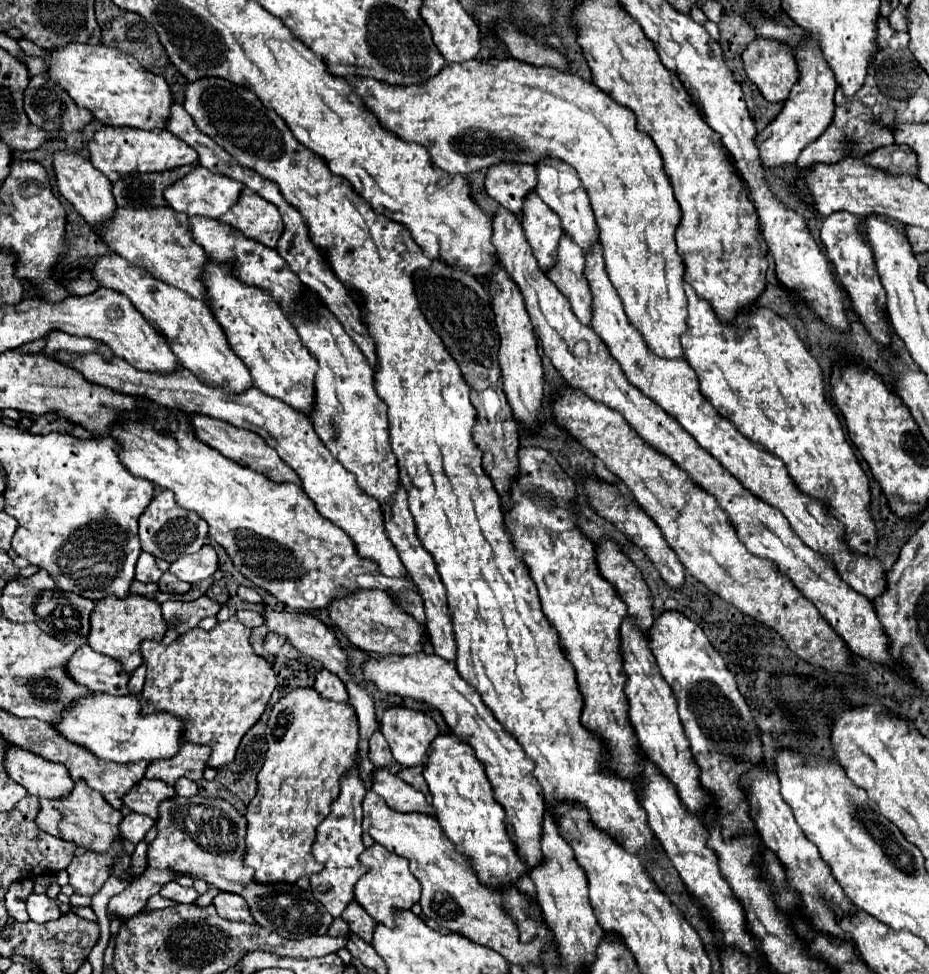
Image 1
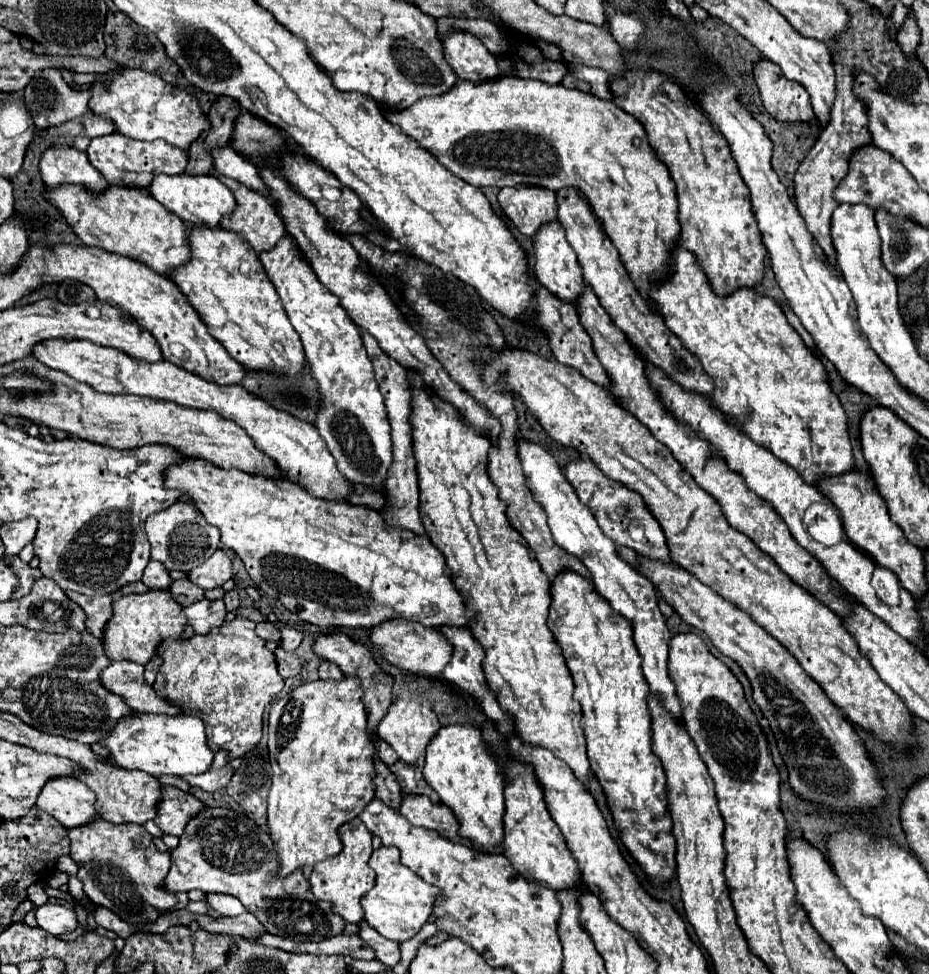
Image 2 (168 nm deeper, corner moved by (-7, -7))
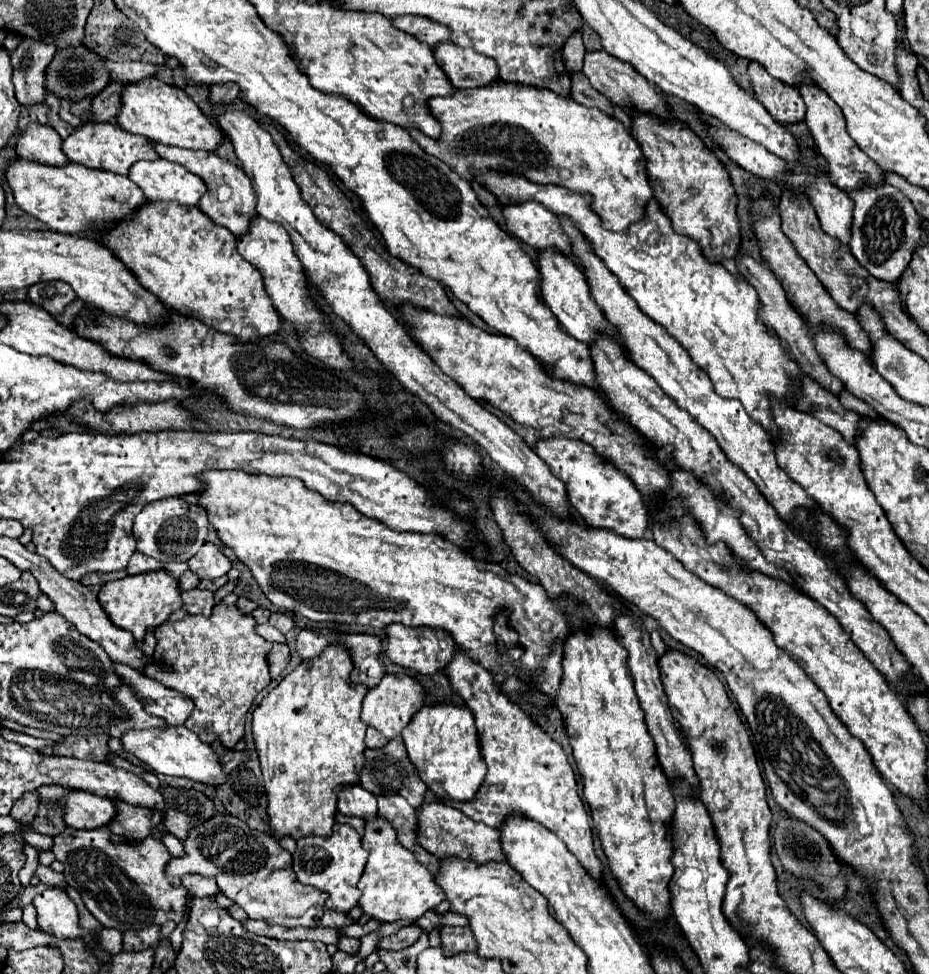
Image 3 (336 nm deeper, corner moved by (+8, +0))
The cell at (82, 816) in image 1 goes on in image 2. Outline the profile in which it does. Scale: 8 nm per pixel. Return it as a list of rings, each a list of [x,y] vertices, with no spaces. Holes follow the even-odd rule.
[[[95,819],[89,825],[83,827],[75,827],[69,831],[69,839],[71,839],[71,859],[79,865],[77,877],[83,883],[83,891],[85,895],[101,907],[111,909],[115,915],[119,915],[123,921],[127,921],[133,927],[145,925],[145,923],[155,923],[157,917],[175,911],[175,905],[179,909],[185,909],[189,903],[187,893],[179,893],[177,899],[175,895],[167,893],[163,889],[163,881],[169,873],[171,867],[171,857],[169,853],[161,853],[157,851],[157,847],[153,845],[153,837],[145,831],[143,825],[135,825],[135,823],[127,823],[127,825],[111,825],[105,819]]]

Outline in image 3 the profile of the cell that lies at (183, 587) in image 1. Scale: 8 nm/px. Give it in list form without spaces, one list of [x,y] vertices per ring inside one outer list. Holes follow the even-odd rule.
[[[188,570],[188,572],[184,572],[180,578],[178,578],[178,588],[184,592],[184,590],[192,590],[192,588],[196,588],[198,586],[198,578]]]

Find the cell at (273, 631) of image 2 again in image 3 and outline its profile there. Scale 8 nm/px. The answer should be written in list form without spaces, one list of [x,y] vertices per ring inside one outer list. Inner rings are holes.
[[[258,624],[256,626],[256,634],[260,634],[262,638],[266,638],[268,642],[286,642],[284,636],[270,624]]]

